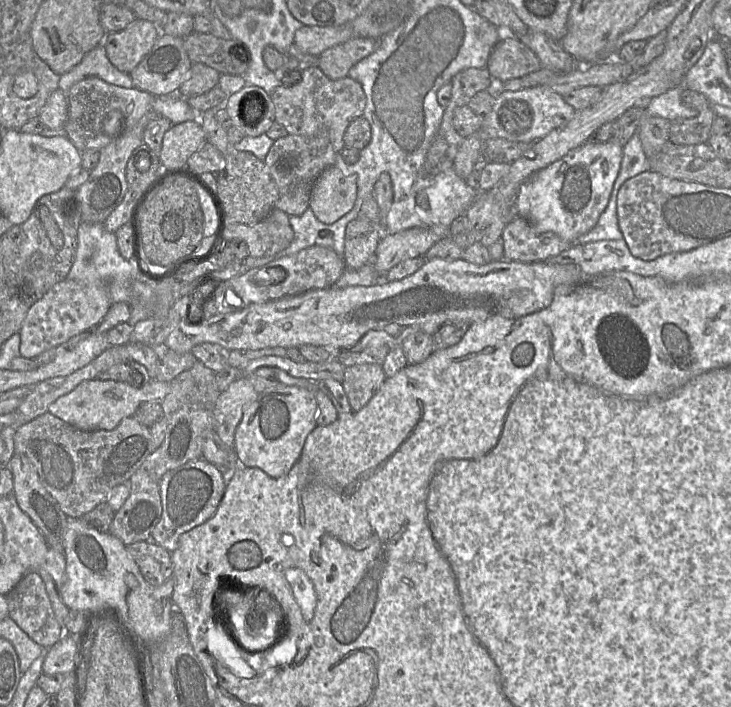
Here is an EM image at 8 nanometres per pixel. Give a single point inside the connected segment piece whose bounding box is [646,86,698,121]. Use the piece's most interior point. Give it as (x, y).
(668, 105)

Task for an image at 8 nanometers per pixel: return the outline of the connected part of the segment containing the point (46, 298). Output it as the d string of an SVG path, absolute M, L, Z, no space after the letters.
M69 279L58 282L29 308L19 331L20 356L35 358L85 332L101 321L111 305L108 283L85 284Z

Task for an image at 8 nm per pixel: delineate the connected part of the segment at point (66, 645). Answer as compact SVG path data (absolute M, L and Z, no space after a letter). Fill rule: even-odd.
M66 634L46 650L42 665L44 674L69 673L77 668L78 651L81 641L79 634Z

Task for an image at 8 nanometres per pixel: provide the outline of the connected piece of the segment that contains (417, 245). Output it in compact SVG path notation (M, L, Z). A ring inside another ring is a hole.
M410 228L395 234L383 234L374 256L373 265L381 278L391 268L410 258L424 257L441 236L431 229Z

